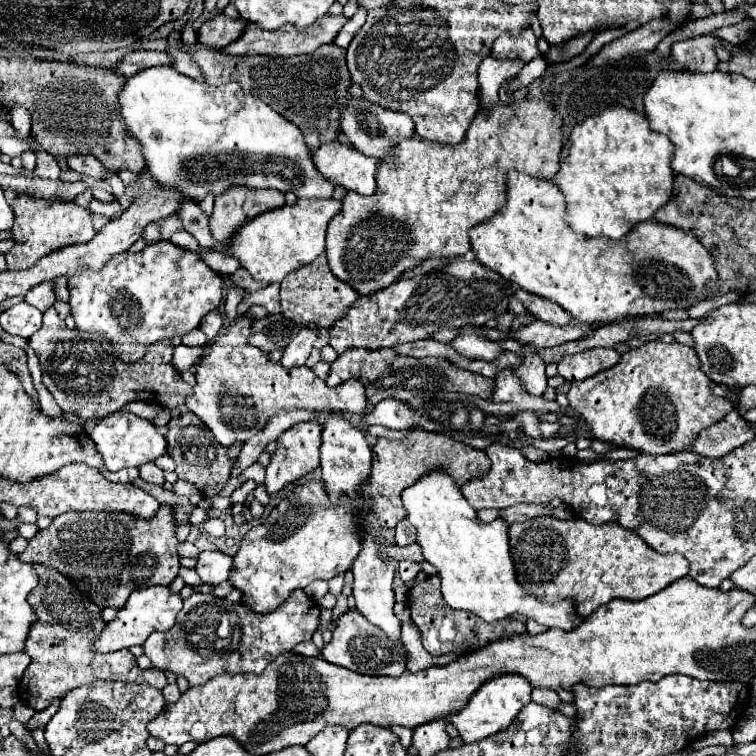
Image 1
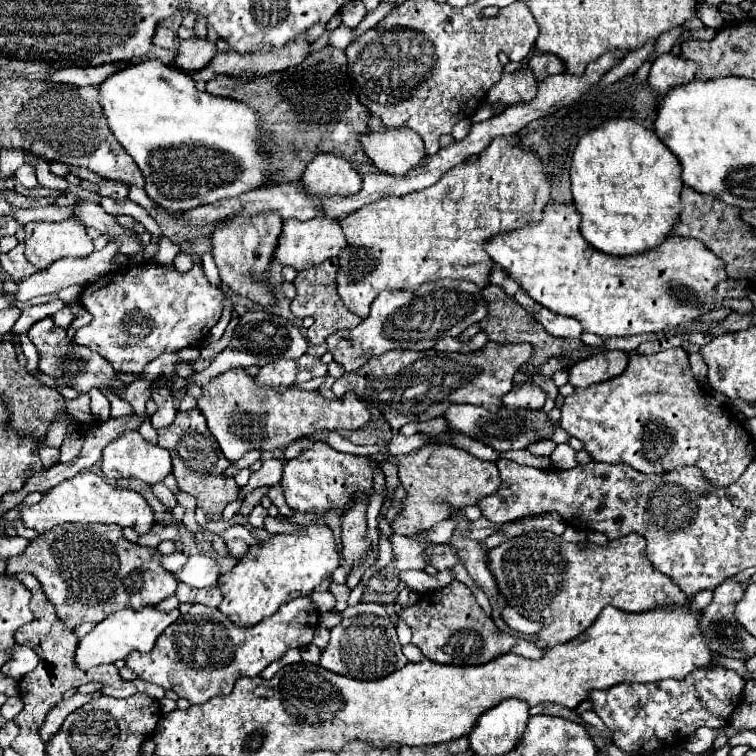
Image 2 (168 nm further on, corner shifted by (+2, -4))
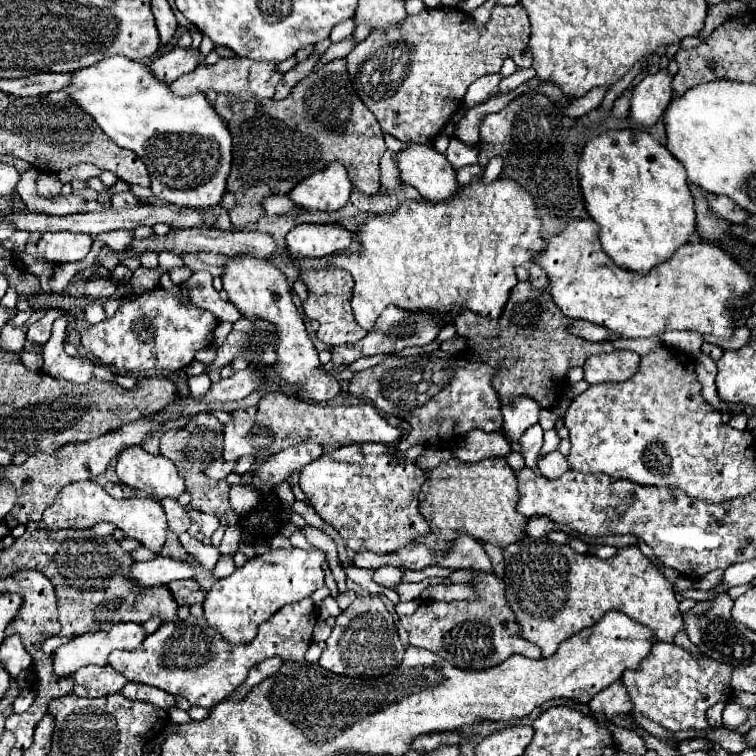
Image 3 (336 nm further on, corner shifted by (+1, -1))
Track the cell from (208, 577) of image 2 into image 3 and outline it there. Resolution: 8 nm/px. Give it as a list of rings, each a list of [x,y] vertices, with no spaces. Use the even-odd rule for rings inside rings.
[[[158,556],[148,562],[134,562],[130,576],[138,586],[160,586],[182,578],[194,578],[196,568],[186,560]]]

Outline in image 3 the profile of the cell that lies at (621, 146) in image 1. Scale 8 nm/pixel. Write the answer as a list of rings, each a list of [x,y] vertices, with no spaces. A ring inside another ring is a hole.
[[[602,132],[588,140],[577,169],[586,210],[598,224],[602,250],[620,268],[648,272],[690,240],[696,216],[686,170],[648,132]]]

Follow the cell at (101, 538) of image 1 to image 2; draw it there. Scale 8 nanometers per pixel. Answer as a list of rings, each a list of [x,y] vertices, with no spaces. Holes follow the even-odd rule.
[[[67,523],[49,531],[49,535],[37,535],[33,541],[29,541],[27,549],[21,555],[7,559],[5,573],[15,575],[23,571],[23,573],[35,575],[43,585],[47,599],[55,605],[57,617],[63,621],[65,627],[75,629],[85,621],[101,623],[107,615],[121,609],[139,611],[143,607],[155,607],[163,599],[175,595],[177,581],[169,571],[165,571],[159,565],[159,559],[161,559],[161,553],[157,553],[153,547],[139,547],[137,543],[127,541],[117,525],[81,527],[79,523]]]

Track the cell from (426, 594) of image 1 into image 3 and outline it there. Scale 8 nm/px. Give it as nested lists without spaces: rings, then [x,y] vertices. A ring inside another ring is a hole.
[[[470,568],[470,570],[472,570],[474,578],[468,584],[474,588],[476,600],[456,600],[456,602],[426,600],[418,606],[418,610],[414,614],[400,616],[402,626],[410,634],[410,644],[418,646],[418,648],[426,648],[426,650],[442,656],[452,666],[464,668],[464,670],[484,670],[484,668],[490,668],[490,666],[496,666],[496,664],[504,662],[512,654],[522,654],[526,658],[536,658],[536,660],[542,658],[542,652],[540,652],[538,646],[520,638],[518,624],[516,624],[514,614],[508,608],[506,598],[504,598],[504,582],[500,578],[496,578],[496,574],[492,574],[492,572],[480,572],[480,570],[474,570],[474,568]]]

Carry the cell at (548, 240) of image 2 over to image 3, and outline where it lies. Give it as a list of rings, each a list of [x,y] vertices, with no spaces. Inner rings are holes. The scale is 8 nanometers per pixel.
[[[572,220],[566,224],[562,232],[552,236],[544,250],[540,250],[532,260],[546,270],[550,294],[554,304],[562,310],[564,316],[576,320],[588,320],[594,324],[602,324],[612,332],[626,338],[650,338],[658,336],[666,330],[696,330],[700,334],[714,334],[718,338],[726,338],[732,334],[732,320],[736,312],[736,300],[746,294],[754,286],[754,278],[746,274],[746,270],[722,248],[690,242],[678,248],[670,260],[656,264],[648,274],[632,272],[618,268],[602,250],[596,238],[596,224],[588,220]]]

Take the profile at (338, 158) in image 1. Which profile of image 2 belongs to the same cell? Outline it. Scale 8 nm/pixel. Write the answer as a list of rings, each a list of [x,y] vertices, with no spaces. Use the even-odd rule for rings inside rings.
[[[321,153],[309,163],[301,177],[305,193],[315,197],[327,195],[353,195],[361,189],[361,175],[353,169],[347,159],[333,153]]]

